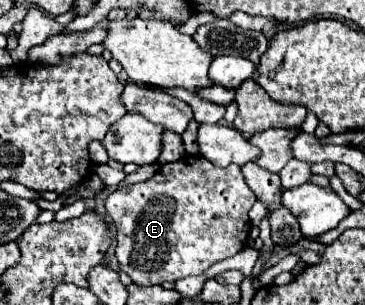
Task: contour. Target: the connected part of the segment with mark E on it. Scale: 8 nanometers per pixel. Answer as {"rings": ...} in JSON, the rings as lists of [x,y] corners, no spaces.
{"rings":[[[191,155],[175,163],[161,165],[151,179],[119,187],[105,201],[109,219],[117,225],[115,253],[121,271],[125,271],[137,285],[159,285],[163,281],[175,283],[177,279],[203,273],[213,263],[233,257],[247,247],[247,237],[251,229],[249,209],[255,201],[257,197],[245,183],[245,177],[237,165],[215,167],[207,159]]]}

